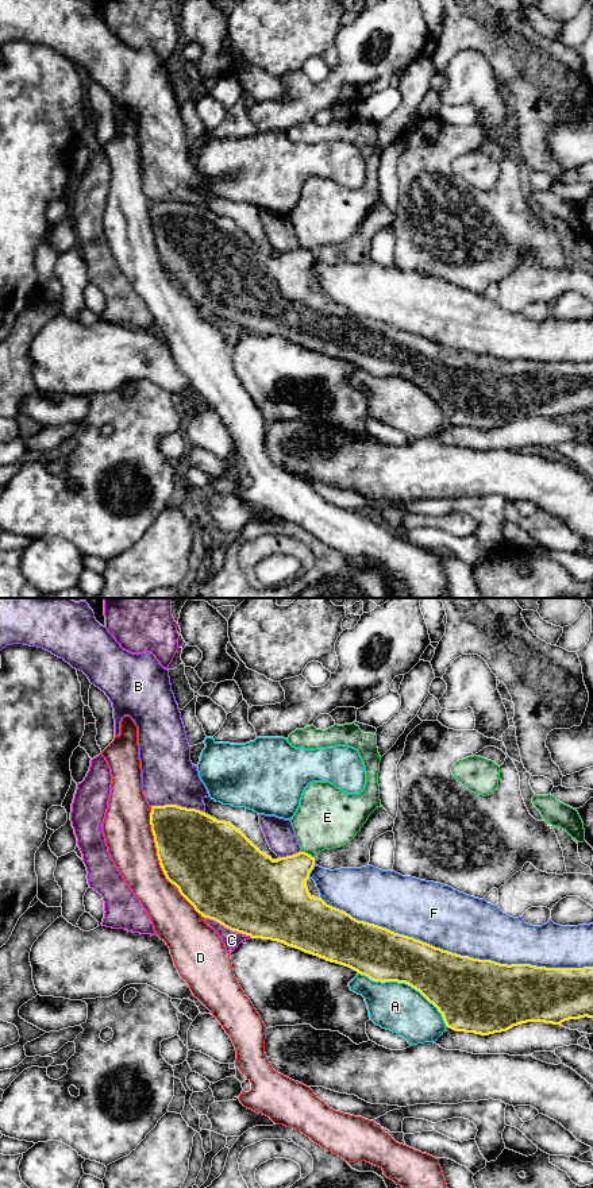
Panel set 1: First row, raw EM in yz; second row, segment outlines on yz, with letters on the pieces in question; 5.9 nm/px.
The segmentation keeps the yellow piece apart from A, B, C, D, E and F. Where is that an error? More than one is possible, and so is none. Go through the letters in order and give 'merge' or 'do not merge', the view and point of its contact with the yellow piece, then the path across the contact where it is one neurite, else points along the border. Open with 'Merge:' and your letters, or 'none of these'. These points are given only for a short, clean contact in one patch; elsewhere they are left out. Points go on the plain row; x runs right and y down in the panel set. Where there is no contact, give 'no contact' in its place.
Merge: none of these
A: do not merge | yz (407, 378)
B: do not merge | yz (176, 200)
C: do not merge | yz (228, 323)
D: do not merge | yz (160, 258)
E: do not merge | yz (307, 249) | along yz (303, 246), (314, 253)
F: do not merge | yz (455, 348)

